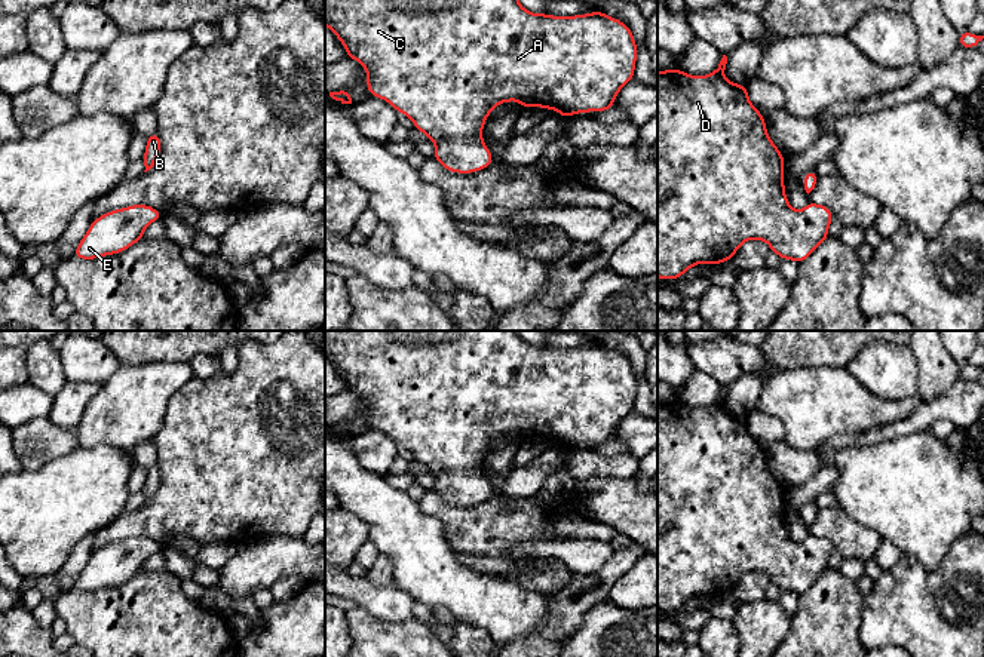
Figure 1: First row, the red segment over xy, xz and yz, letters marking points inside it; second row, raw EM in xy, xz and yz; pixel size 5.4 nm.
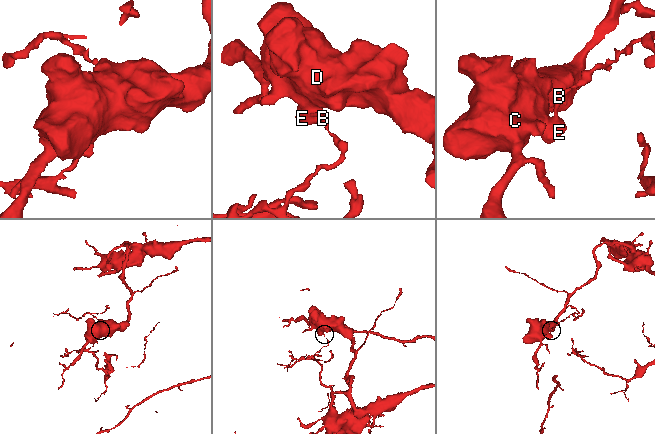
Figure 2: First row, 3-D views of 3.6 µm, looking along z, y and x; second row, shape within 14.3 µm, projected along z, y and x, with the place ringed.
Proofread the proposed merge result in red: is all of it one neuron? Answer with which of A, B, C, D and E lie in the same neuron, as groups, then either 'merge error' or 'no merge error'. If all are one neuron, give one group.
A B C D E; no merge error

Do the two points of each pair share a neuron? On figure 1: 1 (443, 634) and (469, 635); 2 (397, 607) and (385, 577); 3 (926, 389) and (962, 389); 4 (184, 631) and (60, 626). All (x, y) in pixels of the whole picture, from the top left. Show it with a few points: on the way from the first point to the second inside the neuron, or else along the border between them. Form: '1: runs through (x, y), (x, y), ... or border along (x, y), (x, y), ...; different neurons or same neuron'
1: border along (431, 610), (438, 622), (451, 628), (453, 641); different neurons
2: border along (365, 576), (376, 586), (392, 585); different neurons
3: border along (958, 378), (941, 395), (922, 404); different neurons
4: border along (58, 616), (64, 622), (67, 632); different neurons

